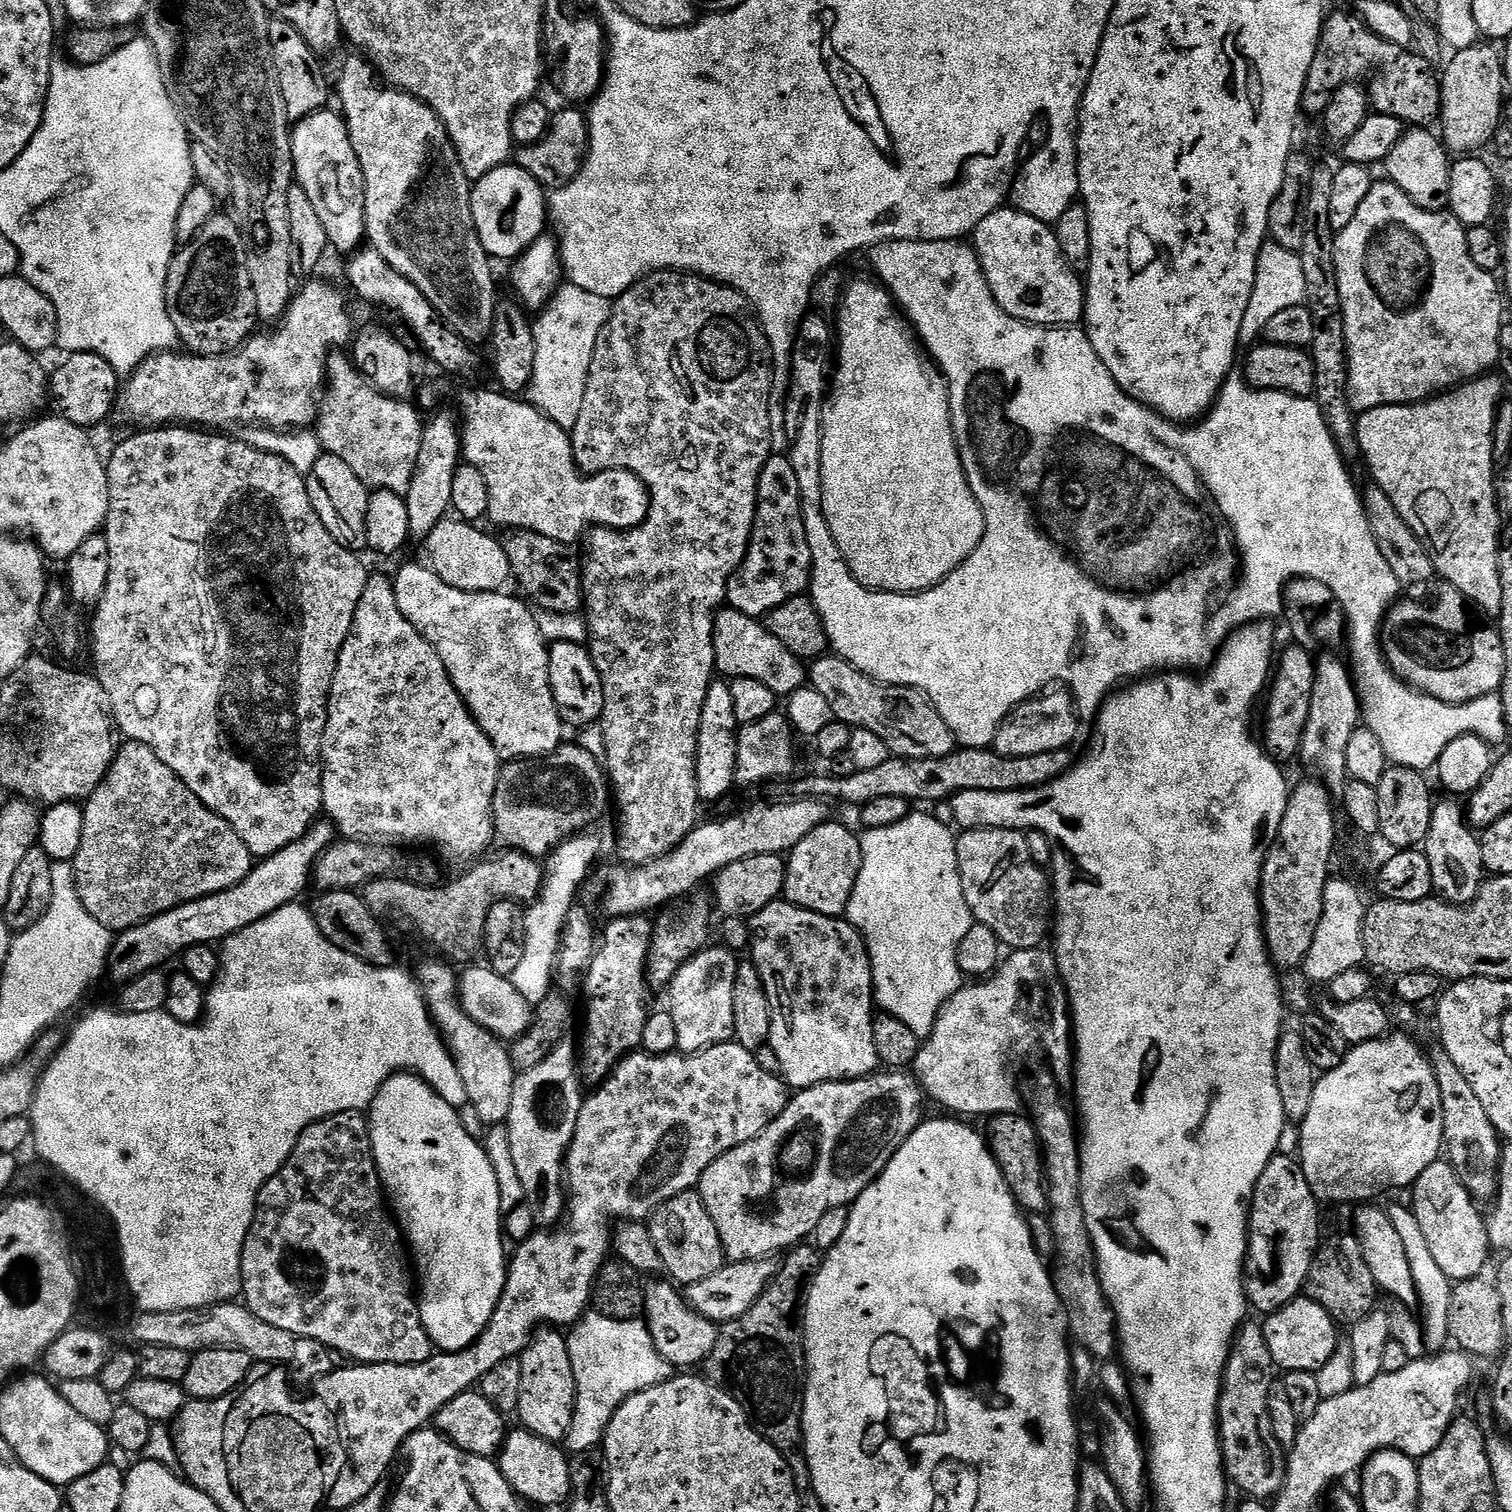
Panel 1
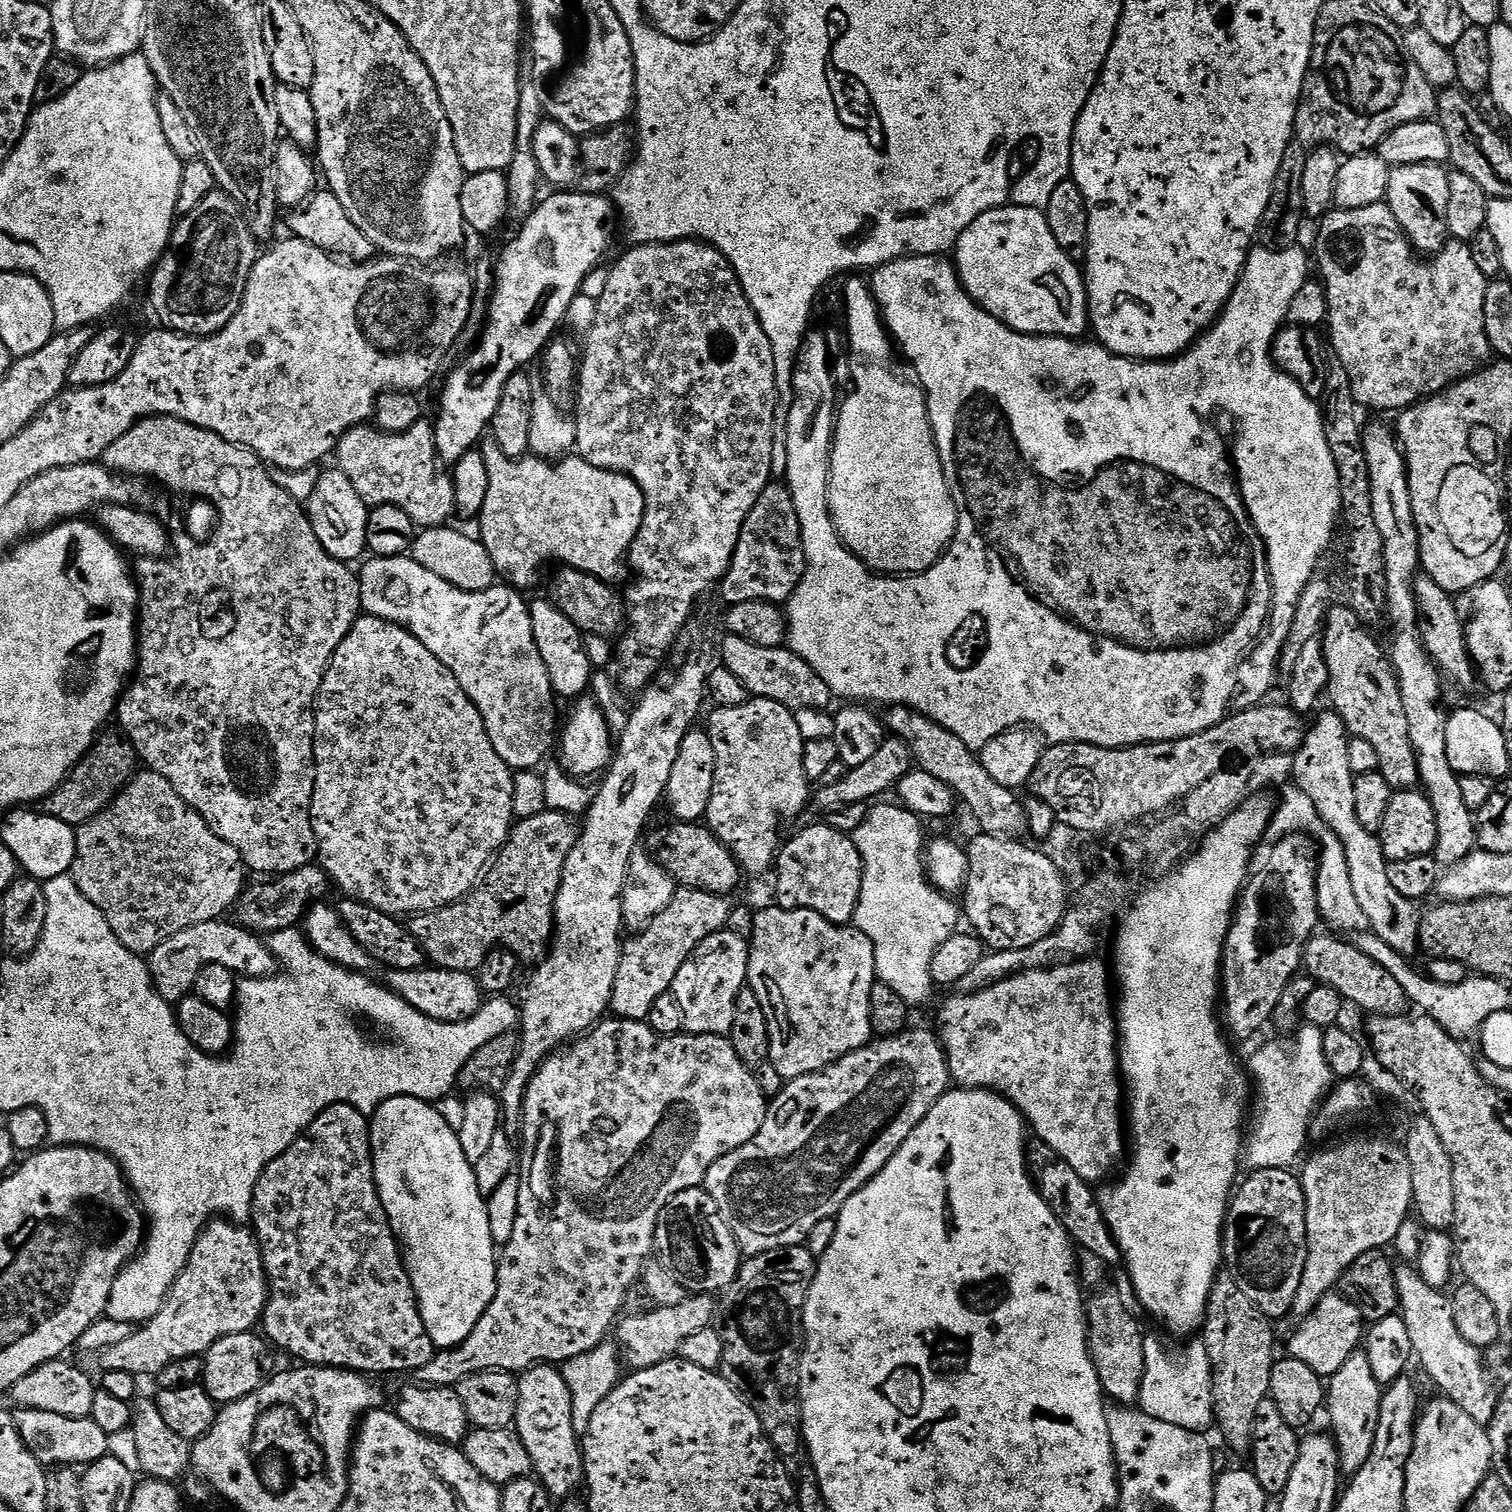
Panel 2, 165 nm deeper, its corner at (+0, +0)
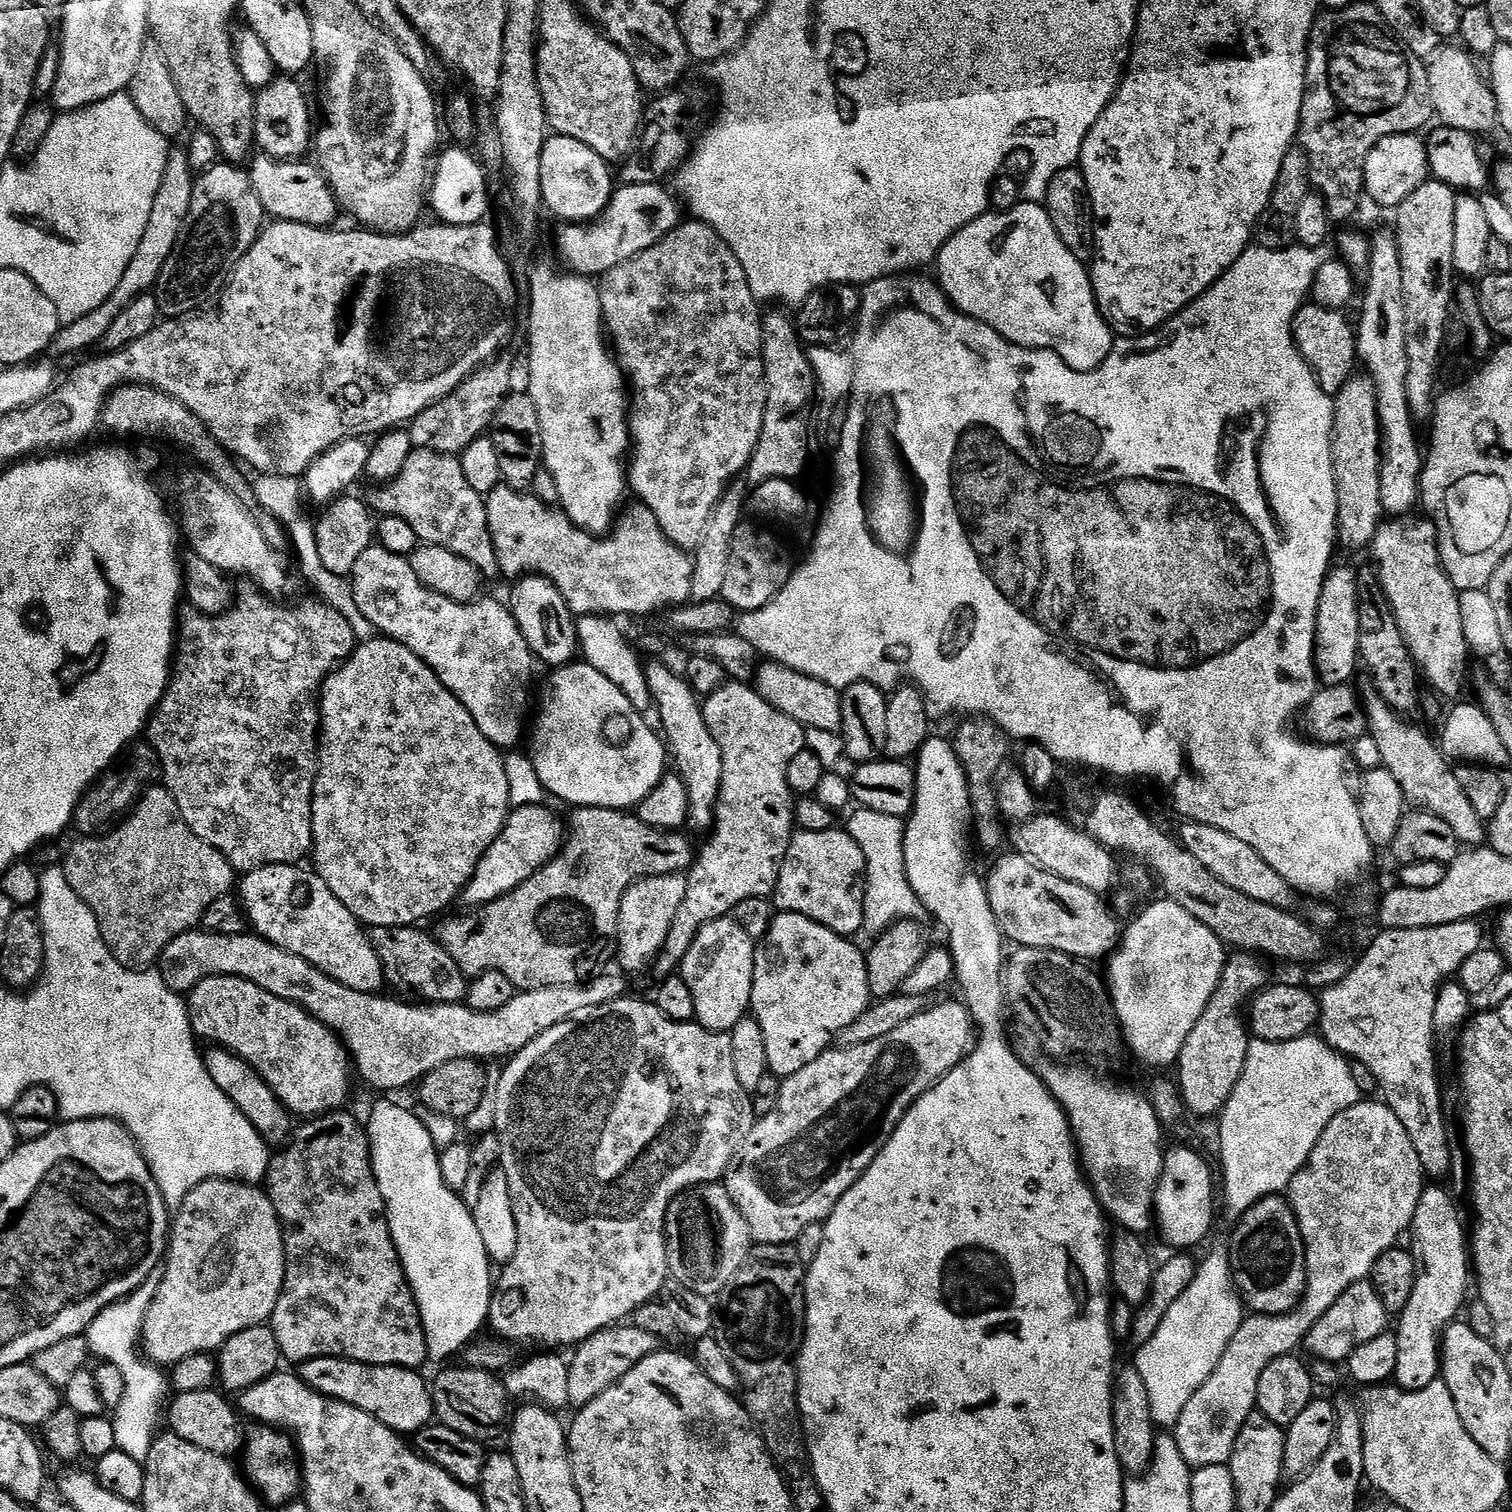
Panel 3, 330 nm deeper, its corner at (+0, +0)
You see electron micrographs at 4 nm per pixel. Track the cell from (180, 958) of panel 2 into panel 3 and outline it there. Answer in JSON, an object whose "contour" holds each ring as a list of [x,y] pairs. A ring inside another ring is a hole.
{"contour":[[[193,930],[174,938],[170,946],[160,955],[158,961],[160,977],[166,982],[170,990],[187,994],[192,991],[198,982],[211,976],[241,976],[254,986],[262,986],[262,990],[270,990],[278,998],[286,1002],[294,1002],[302,1006],[309,1014],[318,1018],[331,1032],[339,1036],[344,1047],[348,1049],[354,1059],[354,1068],[372,1088],[377,1088],[380,1094],[396,1094],[399,1088],[408,1088],[424,1079],[430,1070],[438,1070],[446,1062],[455,1060],[478,1060],[489,1062],[499,1056],[511,1058],[523,1050],[534,1038],[546,1034],[554,1026],[562,1022],[587,1014],[591,1008],[605,1004],[611,1000],[623,997],[625,977],[616,974],[616,977],[601,974],[586,984],[571,984],[570,986],[546,986],[545,988],[529,988],[517,991],[506,1006],[497,1012],[475,1012],[470,1010],[467,1003],[433,1004],[431,1006],[417,1006],[415,1003],[403,1004],[400,1000],[391,1000],[388,994],[373,994],[350,990],[350,986],[342,986],[334,978],[322,974],[306,958],[298,958],[298,954],[290,954],[270,942],[266,942],[255,934],[242,936],[223,936],[207,930]]]}

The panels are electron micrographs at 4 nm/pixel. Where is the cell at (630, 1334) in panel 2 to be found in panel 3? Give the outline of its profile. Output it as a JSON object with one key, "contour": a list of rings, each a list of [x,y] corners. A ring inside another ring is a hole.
{"contour":[[[613,1326],[604,1328],[598,1334],[586,1338],[581,1344],[575,1345],[570,1359],[567,1361],[569,1368],[569,1400],[573,1409],[585,1408],[602,1390],[610,1390],[642,1358],[654,1354],[658,1350],[658,1342],[654,1334],[646,1334],[646,1330],[638,1330],[631,1326]]]}

